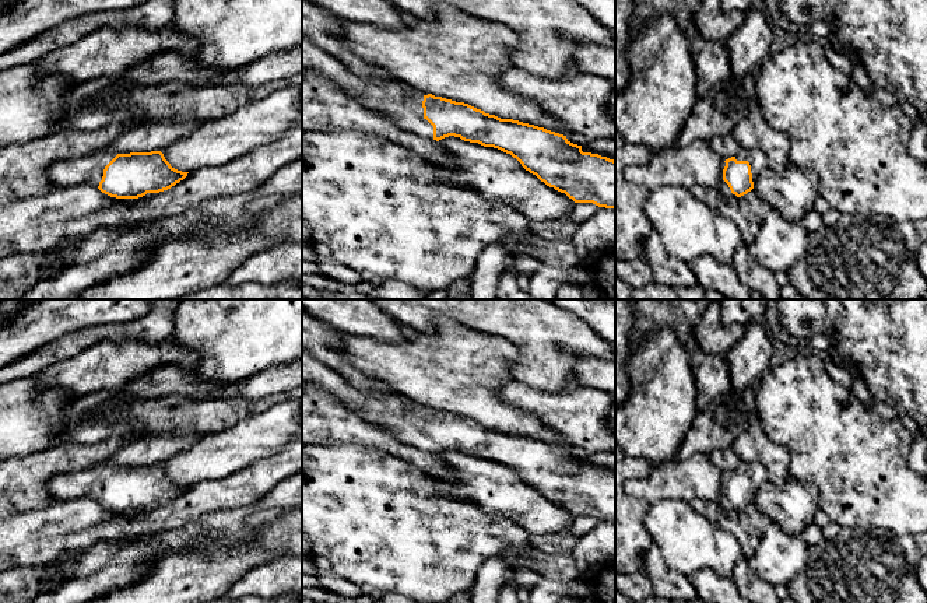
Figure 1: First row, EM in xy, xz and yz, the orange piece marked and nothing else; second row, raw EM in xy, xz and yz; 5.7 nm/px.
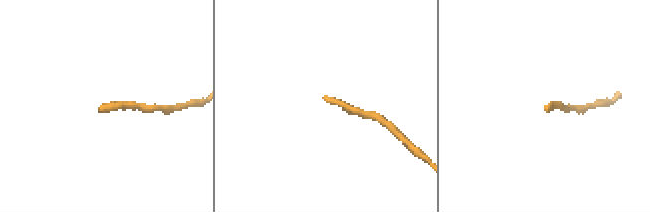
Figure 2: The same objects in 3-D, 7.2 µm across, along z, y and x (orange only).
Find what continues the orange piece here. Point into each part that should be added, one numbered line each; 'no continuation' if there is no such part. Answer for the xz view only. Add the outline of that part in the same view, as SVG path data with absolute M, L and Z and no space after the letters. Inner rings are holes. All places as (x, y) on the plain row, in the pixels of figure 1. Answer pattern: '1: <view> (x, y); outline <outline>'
1: xz (403, 417); outline M302 348L302 382L324 390L364 420L389 428L403 444L433 453L433 439L424 431L422 406L408 399L365 395L306 348Z

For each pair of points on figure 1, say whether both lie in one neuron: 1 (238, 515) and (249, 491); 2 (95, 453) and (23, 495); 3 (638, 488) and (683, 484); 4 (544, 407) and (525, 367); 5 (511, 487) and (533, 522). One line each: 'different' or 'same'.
1: different
2: same
3: same
4: different
5: same

